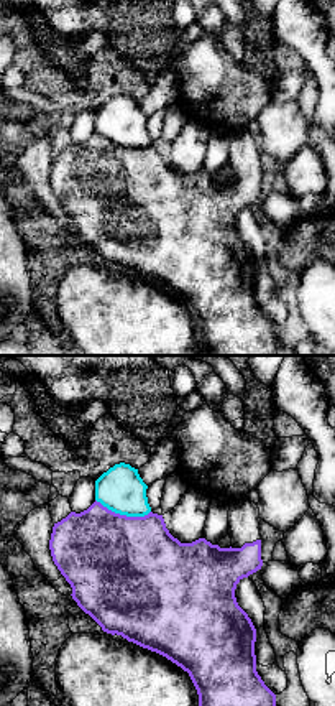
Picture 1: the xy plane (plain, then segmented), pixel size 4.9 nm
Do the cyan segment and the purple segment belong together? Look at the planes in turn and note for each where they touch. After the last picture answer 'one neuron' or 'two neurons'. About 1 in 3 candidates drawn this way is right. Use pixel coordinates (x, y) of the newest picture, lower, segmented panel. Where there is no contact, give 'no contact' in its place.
(123, 514)

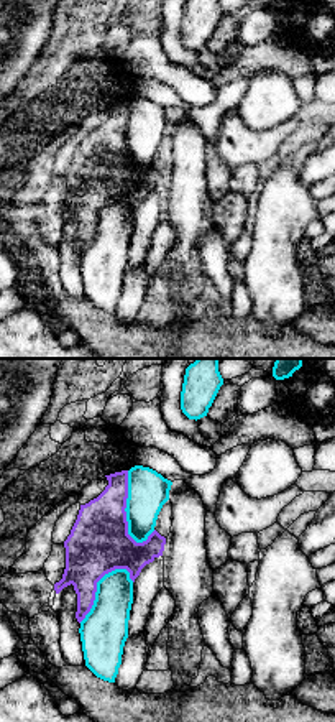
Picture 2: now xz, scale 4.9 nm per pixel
(125, 509)

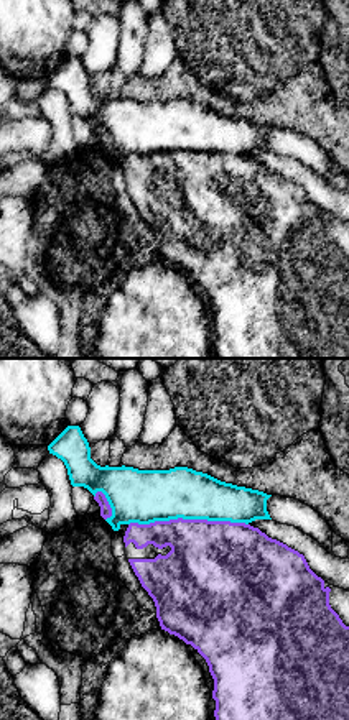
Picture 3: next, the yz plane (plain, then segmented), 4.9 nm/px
(188, 518)

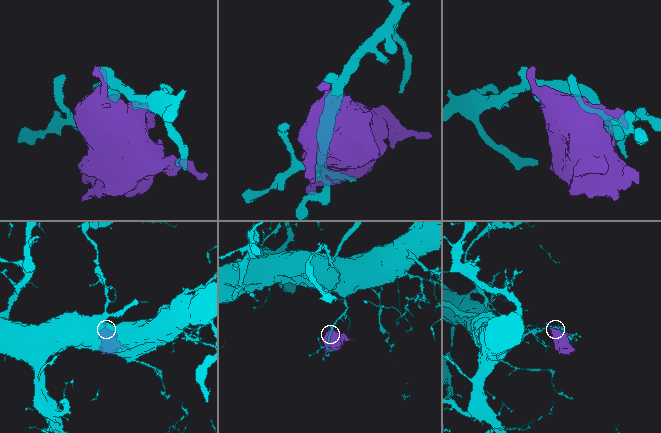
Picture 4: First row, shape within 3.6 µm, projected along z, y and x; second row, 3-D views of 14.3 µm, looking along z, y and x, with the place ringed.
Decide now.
two neurons

